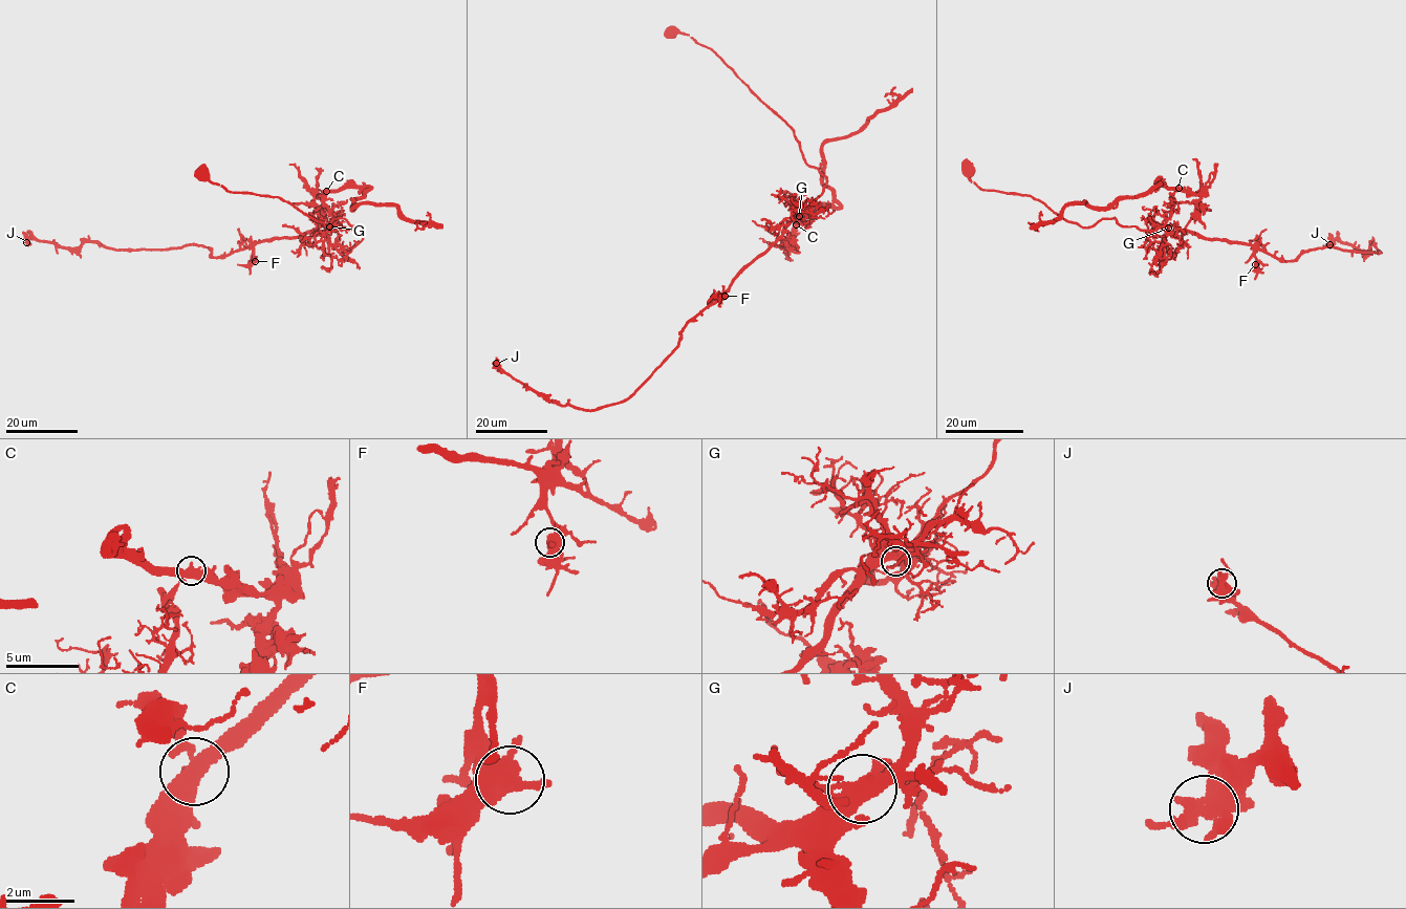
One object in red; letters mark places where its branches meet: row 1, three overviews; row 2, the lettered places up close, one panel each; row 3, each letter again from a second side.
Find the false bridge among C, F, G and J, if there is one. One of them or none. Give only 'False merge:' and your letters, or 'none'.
False merge: C

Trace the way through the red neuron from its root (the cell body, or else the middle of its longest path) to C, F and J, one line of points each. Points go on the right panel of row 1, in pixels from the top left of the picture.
C: (967, 170), (981, 190), (1031, 195), (1084, 228), (1114, 218), (1123, 226), (1156, 230), (1169, 216), (1179, 189)
F: (967, 170), (981, 190), (1031, 195), (1084, 228), (1114, 218), (1123, 226), (1244, 242), (1255, 264)
J: (967, 170), (981, 190), (1031, 195), (1084, 228), (1114, 218), (1283, 261), (1324, 246), (1380, 252), (1329, 244)

